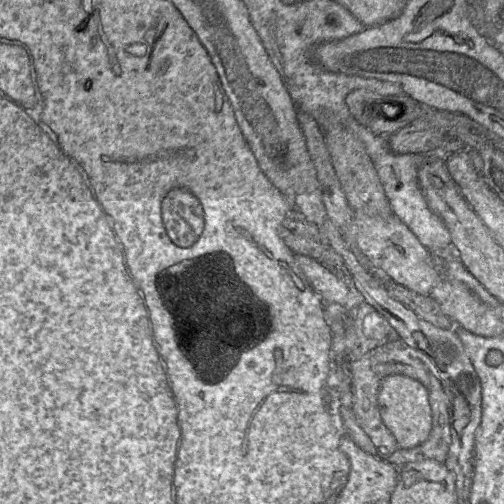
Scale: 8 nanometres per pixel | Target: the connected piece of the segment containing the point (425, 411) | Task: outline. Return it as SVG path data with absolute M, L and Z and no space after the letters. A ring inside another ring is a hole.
M405 375L384 377L378 394L378 406L382 420L395 437L399 448L413 448L429 437L432 427L431 407L428 392L419 381Z

